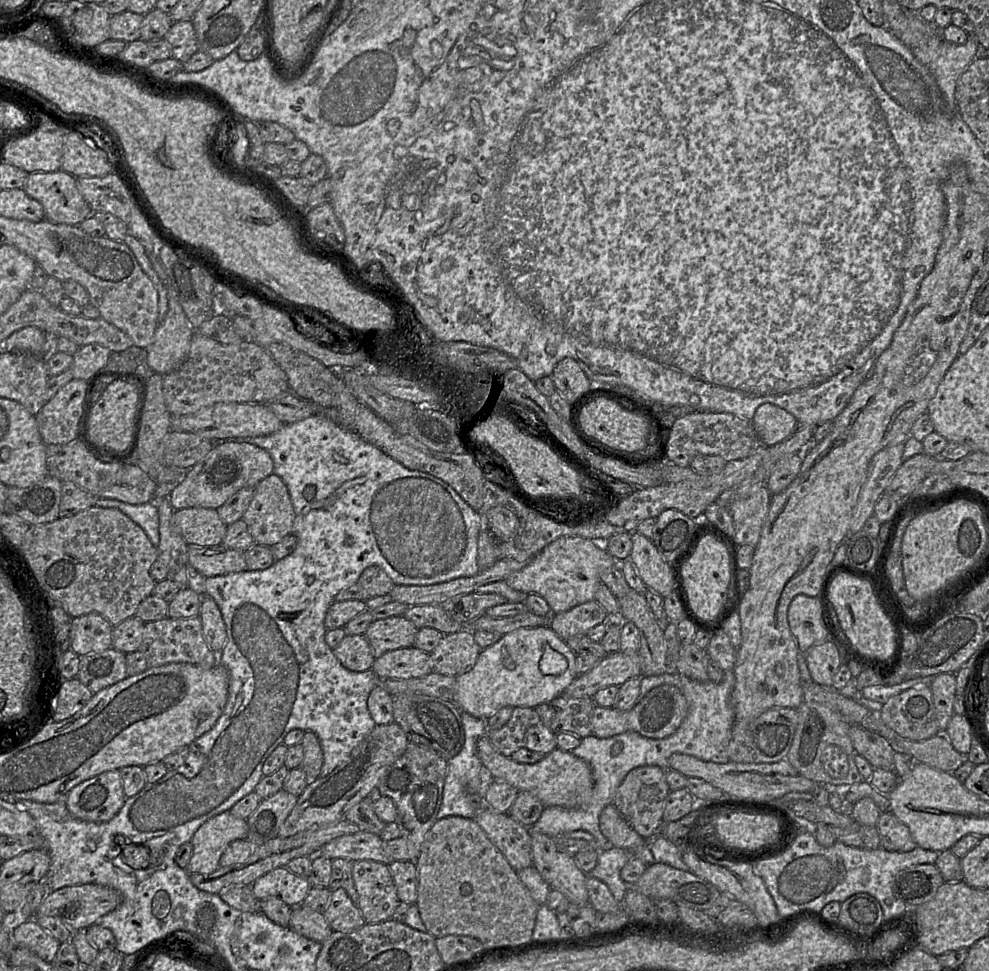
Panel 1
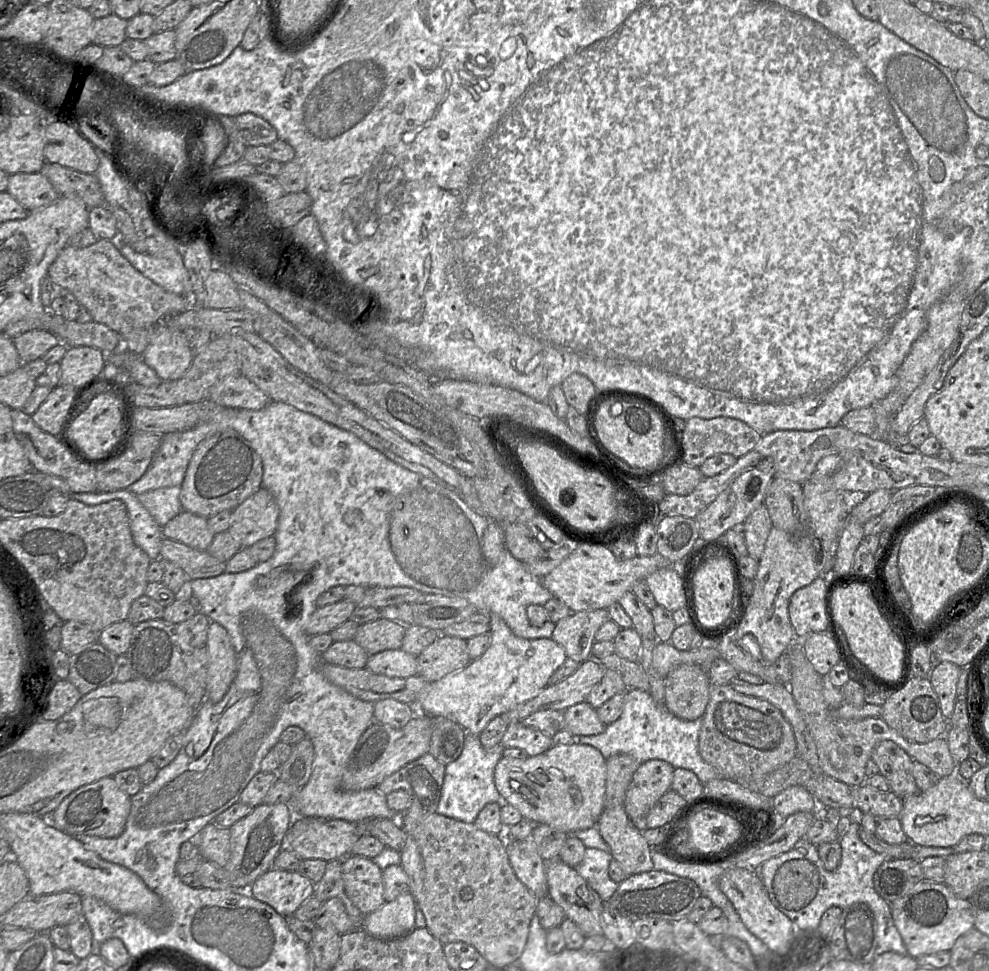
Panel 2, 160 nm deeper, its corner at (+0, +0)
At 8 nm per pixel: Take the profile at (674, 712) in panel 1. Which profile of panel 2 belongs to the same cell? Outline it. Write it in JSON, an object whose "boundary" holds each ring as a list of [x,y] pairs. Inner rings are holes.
{"boundary":[[[586,701],[568,707],[563,714],[565,729],[573,736],[597,735],[607,726],[599,719],[596,709]]]}

